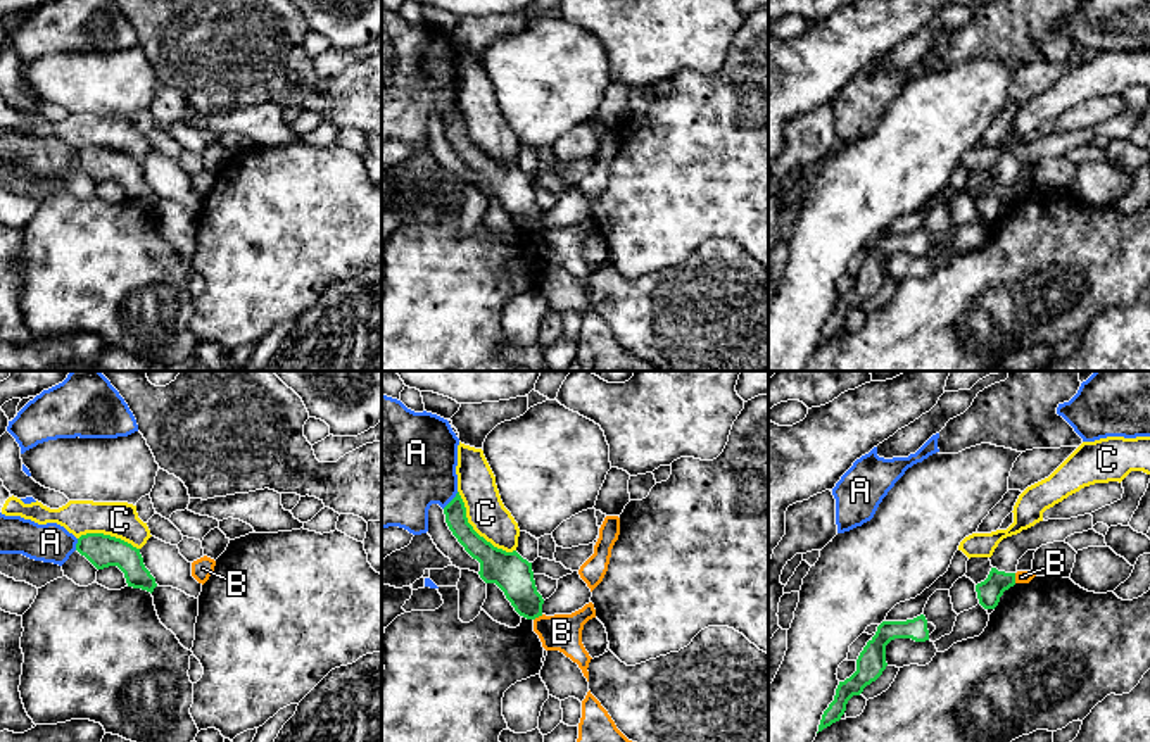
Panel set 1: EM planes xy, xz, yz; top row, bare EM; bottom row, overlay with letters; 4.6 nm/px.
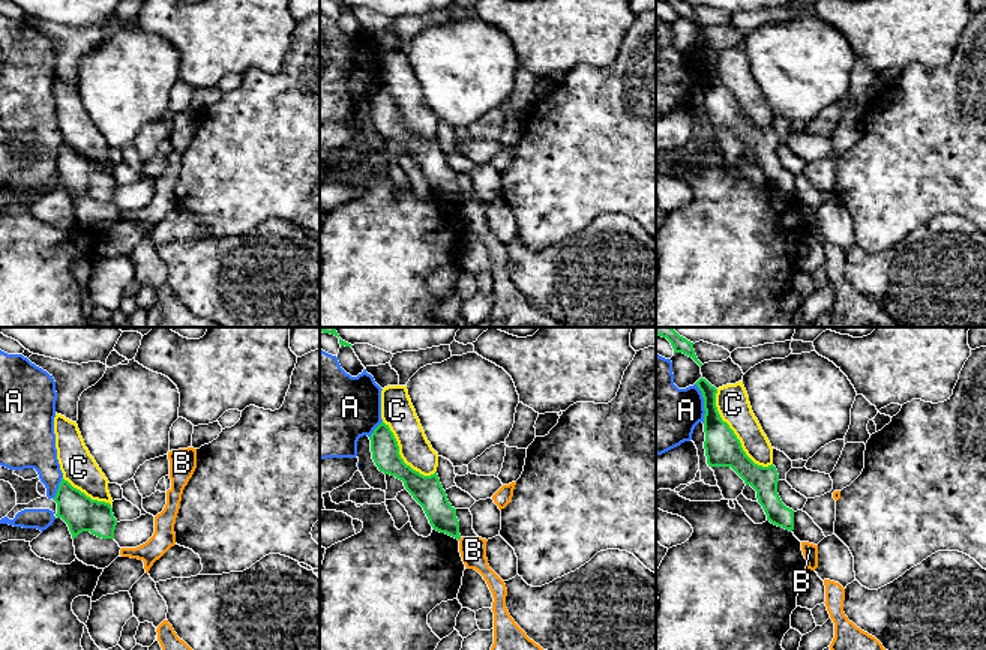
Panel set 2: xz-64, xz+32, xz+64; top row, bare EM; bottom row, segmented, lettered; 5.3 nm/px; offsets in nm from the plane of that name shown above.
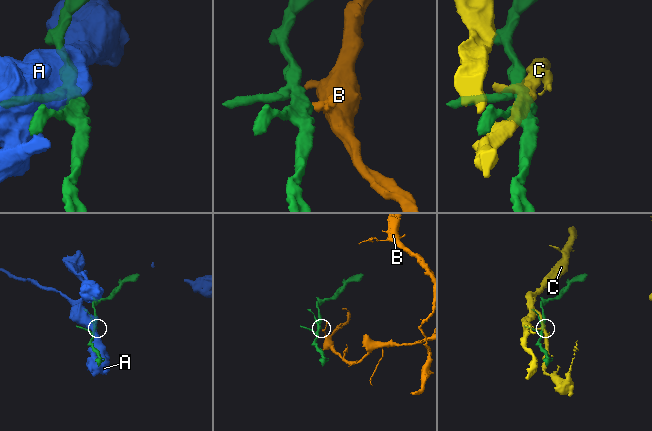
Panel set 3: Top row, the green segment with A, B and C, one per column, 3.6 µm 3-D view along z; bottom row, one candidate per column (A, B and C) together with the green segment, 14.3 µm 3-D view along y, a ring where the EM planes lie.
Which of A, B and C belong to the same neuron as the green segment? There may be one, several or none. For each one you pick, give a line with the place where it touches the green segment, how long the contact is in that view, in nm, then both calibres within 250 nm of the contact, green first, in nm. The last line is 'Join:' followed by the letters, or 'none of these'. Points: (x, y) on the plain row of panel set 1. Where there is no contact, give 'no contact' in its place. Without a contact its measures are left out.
Join: none of these

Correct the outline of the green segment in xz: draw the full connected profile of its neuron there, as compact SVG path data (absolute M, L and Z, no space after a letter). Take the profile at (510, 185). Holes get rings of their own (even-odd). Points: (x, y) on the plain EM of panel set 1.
M459 105L444 121L444 128L452 148L480 176L480 192L485 197L496 197L520 230L527 233L542 230L544 212L537 205L532 176L516 164L506 166L480 150L468 136Z

